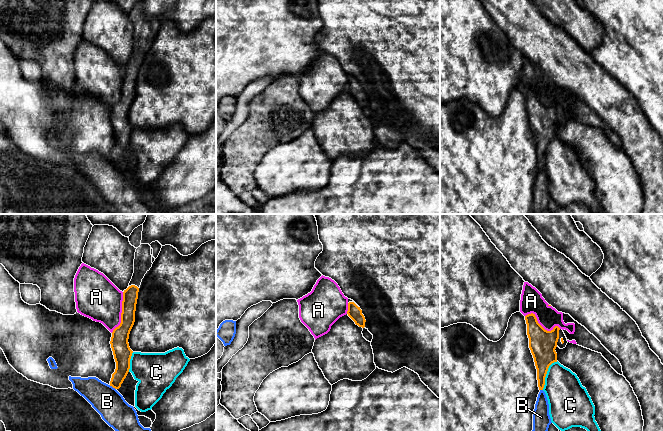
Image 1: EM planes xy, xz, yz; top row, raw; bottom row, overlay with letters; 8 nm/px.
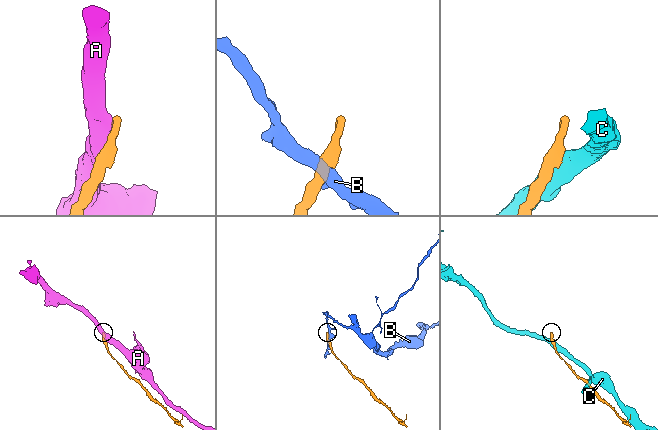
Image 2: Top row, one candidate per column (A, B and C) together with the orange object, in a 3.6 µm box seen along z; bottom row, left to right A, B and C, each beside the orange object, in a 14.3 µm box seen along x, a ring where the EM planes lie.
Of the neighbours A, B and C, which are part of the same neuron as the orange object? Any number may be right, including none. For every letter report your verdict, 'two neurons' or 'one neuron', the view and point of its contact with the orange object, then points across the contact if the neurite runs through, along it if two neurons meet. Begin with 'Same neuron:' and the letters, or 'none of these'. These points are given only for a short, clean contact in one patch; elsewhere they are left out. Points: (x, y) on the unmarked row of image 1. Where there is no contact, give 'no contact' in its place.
Same neuron: none of these
A: two neurons | xy (122, 88)
B: two neurons | xy (112, 162)
C: two neurons | yz (546, 149)

